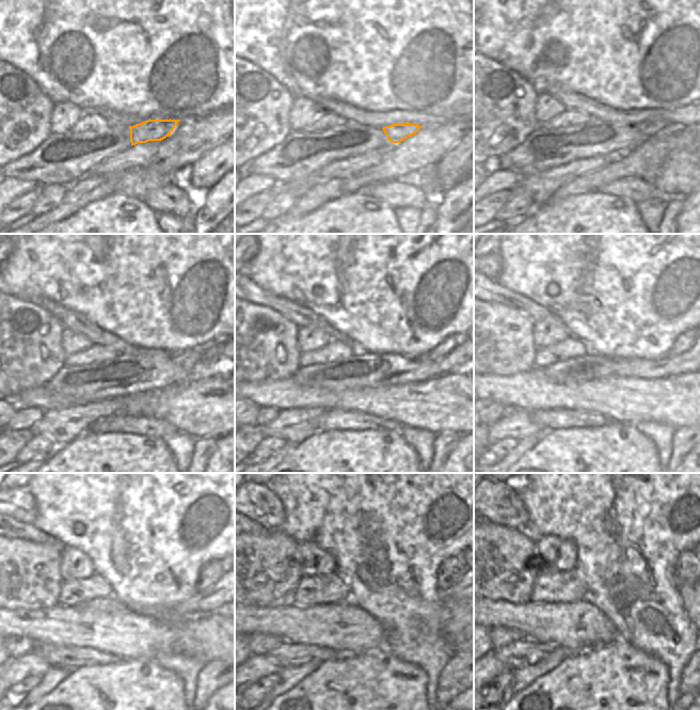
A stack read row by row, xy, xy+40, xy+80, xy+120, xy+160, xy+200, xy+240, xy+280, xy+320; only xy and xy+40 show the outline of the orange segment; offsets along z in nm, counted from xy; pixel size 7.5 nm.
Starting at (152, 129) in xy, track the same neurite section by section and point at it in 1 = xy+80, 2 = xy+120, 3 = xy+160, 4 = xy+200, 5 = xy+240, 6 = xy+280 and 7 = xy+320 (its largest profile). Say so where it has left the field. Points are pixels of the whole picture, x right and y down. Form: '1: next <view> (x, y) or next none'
1: next xy+80 (647, 128)
2: next xy+120 (186, 360)
3: next xy+160 (445, 347)
4: next xy+200 (685, 341)
5: next xy+240 (210, 573)
6: next xy+280 (451, 569)
7: next xy+320 (689, 568)

